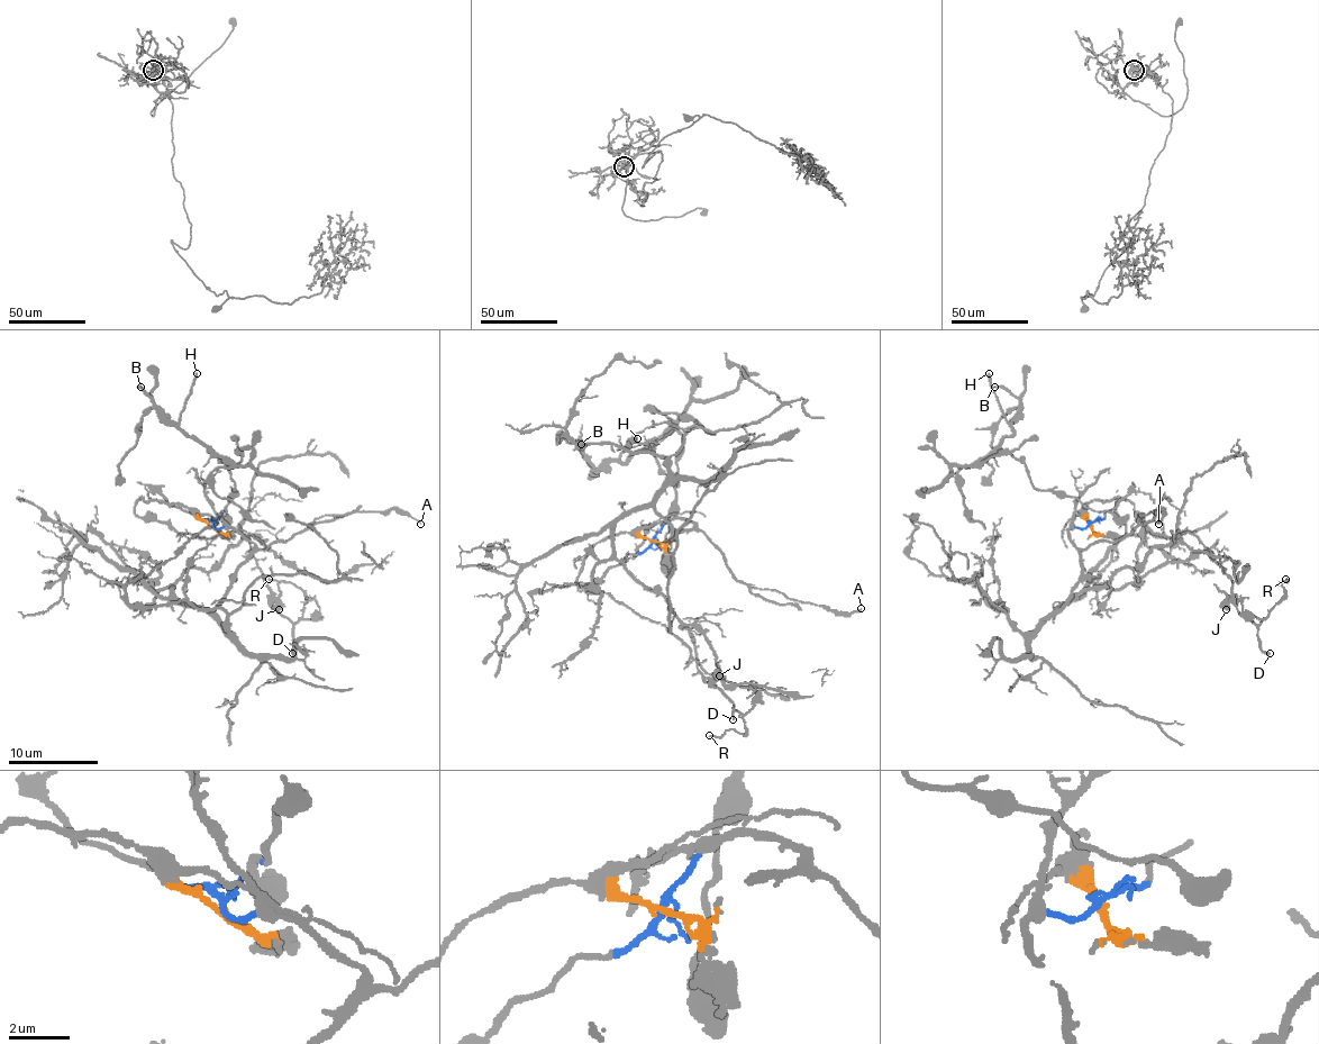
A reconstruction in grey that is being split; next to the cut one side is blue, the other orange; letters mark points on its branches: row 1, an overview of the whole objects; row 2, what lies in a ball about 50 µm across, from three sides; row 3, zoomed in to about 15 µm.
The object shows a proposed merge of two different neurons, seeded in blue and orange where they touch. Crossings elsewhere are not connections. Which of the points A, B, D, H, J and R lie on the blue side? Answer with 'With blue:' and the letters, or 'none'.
With blue: A, B, H

